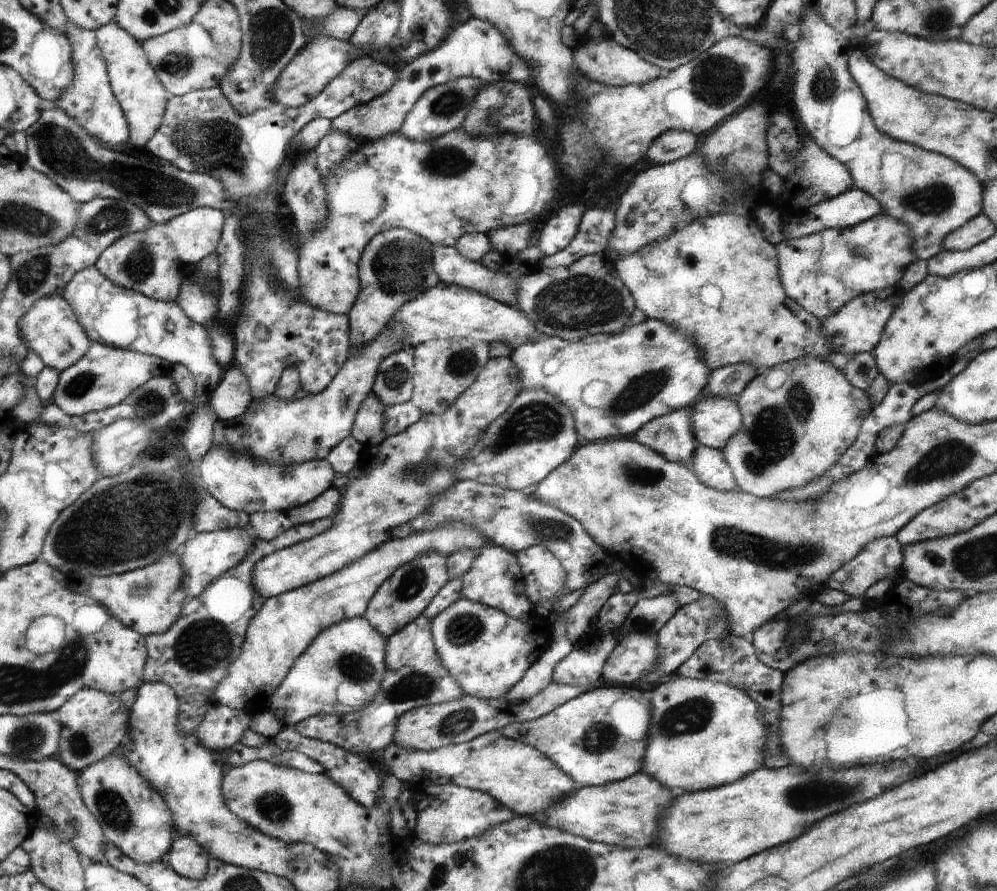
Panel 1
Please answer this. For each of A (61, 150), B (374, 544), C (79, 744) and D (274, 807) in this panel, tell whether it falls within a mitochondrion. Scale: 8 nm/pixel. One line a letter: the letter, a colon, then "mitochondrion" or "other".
A: mitochondrion
B: other
C: mitochondrion
D: mitochondrion

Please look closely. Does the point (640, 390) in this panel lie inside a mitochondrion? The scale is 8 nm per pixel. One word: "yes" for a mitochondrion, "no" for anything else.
yes

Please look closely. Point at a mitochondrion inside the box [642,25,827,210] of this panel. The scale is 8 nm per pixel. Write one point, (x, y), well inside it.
(723, 75)

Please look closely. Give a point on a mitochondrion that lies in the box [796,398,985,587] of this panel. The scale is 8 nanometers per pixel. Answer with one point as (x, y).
(947, 458)

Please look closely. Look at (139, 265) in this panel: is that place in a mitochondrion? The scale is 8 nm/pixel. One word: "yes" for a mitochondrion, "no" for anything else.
yes

